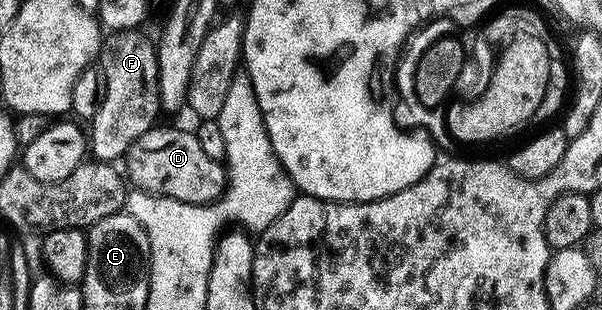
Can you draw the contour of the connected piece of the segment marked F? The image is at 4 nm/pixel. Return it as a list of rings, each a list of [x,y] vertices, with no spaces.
[[[139,29],[117,30],[109,33],[100,47],[98,65],[106,76],[106,96],[98,112],[94,112],[94,116],[90,119],[90,133],[88,134],[90,154],[95,161],[115,163],[116,158],[123,159],[128,149],[134,144],[134,140],[138,140],[138,136],[142,136],[142,132],[146,132],[151,126],[157,125],[159,118],[156,117],[161,117],[156,48],[153,39],[150,40],[140,33]]]

